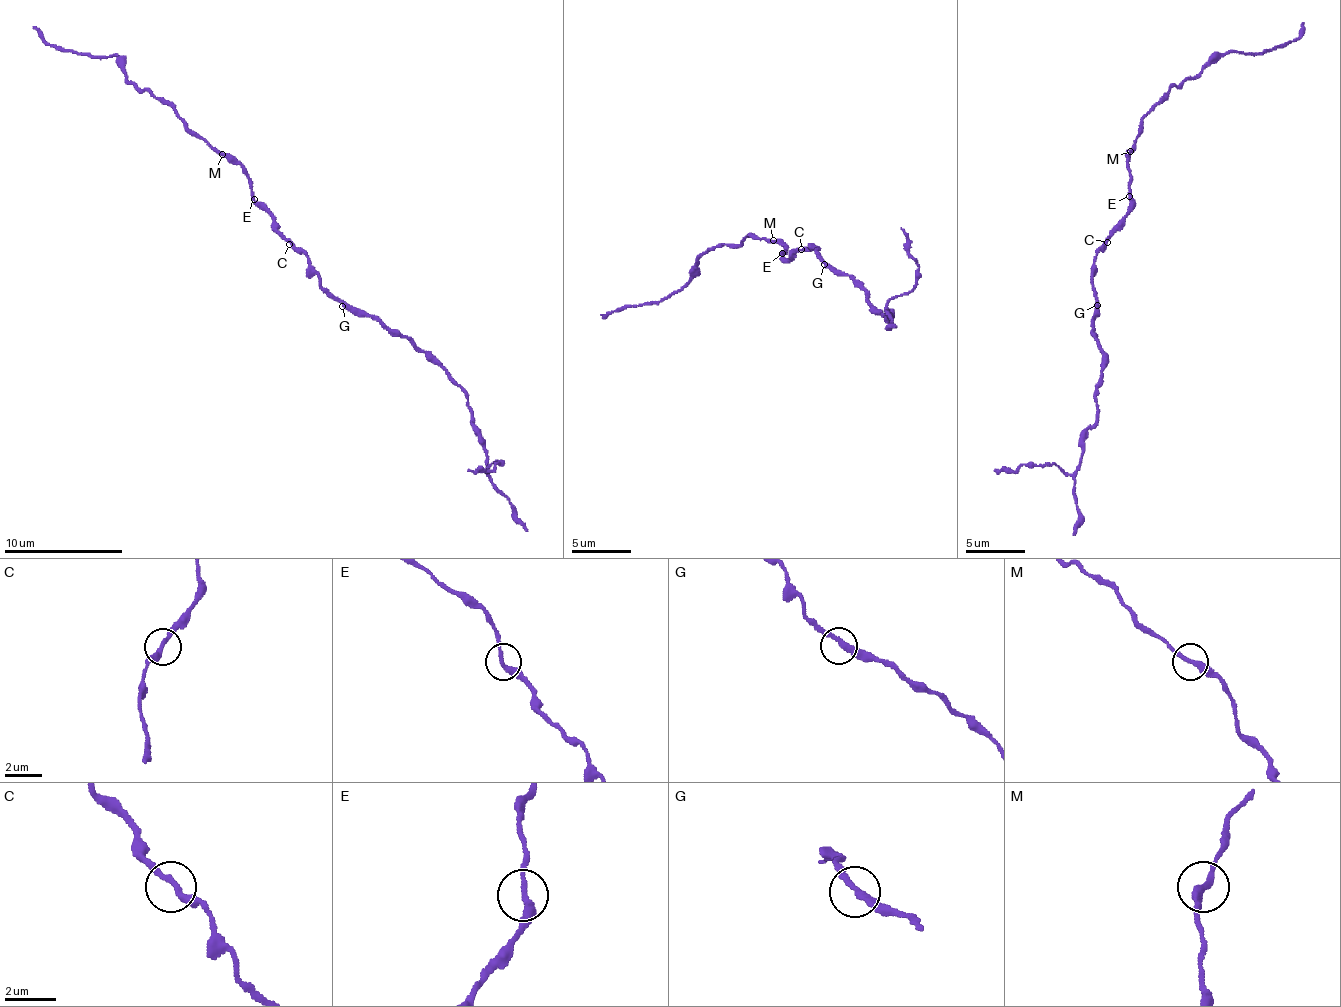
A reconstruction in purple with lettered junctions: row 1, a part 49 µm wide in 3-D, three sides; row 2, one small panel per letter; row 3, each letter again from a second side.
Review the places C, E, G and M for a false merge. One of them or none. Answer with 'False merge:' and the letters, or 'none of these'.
False merge: none of these

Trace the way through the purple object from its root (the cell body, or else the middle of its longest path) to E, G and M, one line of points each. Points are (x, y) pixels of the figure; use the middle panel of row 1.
E: (805, 249), (795, 249), (791, 260), (785, 259), (782, 253)
G: (805, 249), (818, 247), (814, 248), (825, 263)
M: (805, 249), (795, 249), (791, 260), (785, 259), (782, 253), (787, 253), (786, 246), (773, 240)

